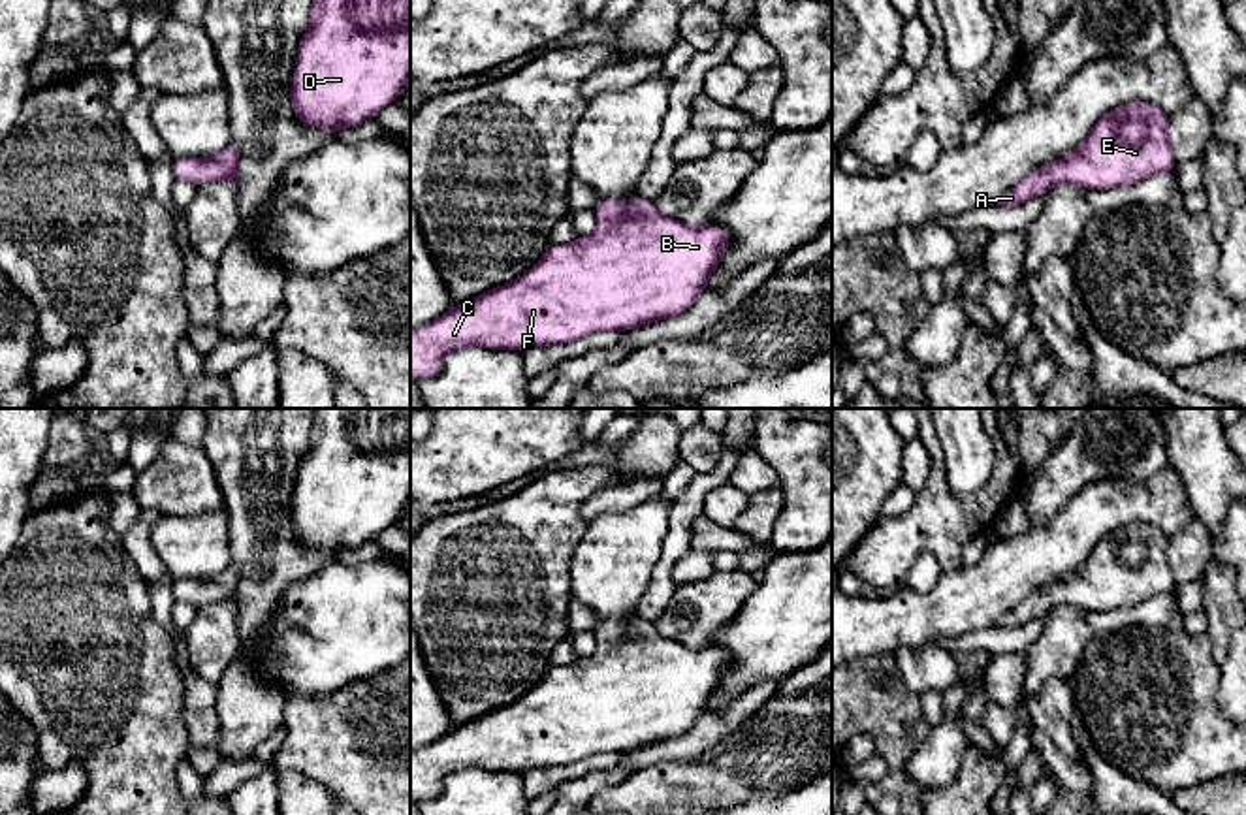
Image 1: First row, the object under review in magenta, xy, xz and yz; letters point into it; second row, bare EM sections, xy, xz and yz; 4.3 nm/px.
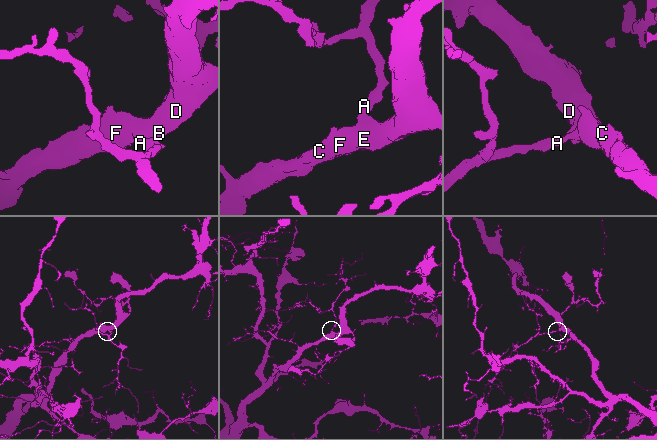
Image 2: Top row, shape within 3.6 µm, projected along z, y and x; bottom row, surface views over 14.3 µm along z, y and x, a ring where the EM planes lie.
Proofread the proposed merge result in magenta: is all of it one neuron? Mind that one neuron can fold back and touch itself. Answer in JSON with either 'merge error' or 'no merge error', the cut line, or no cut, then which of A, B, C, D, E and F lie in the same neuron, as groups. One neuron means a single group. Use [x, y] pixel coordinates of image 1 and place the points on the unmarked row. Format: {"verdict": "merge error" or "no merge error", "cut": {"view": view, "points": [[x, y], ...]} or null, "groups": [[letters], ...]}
{"verdict": "no merge error", "cut": null, "groups": [["A", "B", "C", "D", "E", "F"]]}

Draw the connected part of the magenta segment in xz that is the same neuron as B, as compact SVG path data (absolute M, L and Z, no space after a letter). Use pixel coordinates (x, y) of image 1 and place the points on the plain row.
M636 617L627 627L599 621L599 647L574 664L550 666L521 698L454 727L435 743L410 753L410 802L440 796L448 775L480 768L516 772L565 766L599 753L629 753L683 736L706 711L710 696L730 668L717 646L687 647L664 638L653 623Z

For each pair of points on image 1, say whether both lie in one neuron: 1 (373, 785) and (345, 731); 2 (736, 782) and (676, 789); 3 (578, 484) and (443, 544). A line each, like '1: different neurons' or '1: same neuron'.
1: same neuron
2: same neuron
3: same neuron

